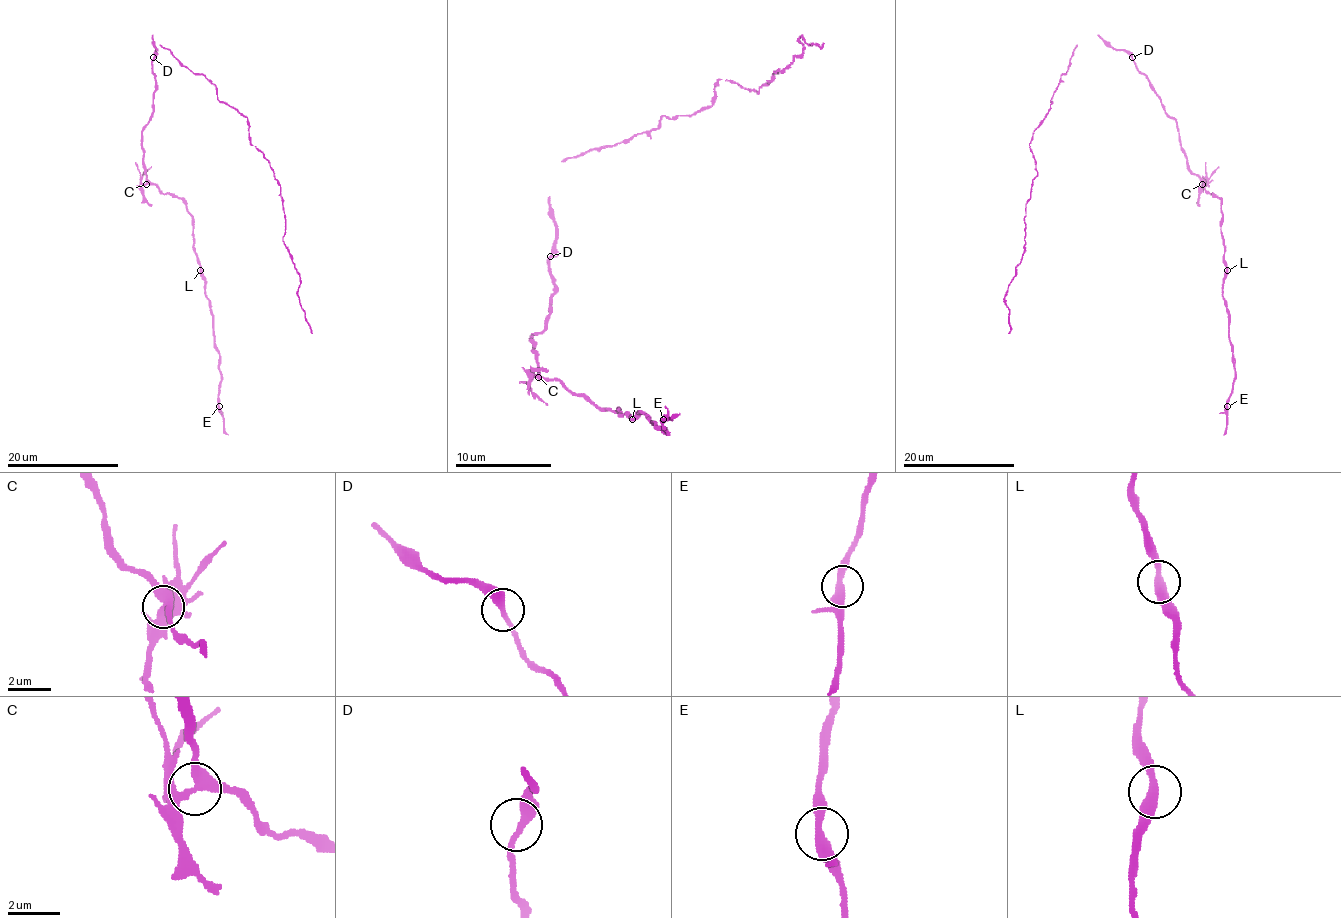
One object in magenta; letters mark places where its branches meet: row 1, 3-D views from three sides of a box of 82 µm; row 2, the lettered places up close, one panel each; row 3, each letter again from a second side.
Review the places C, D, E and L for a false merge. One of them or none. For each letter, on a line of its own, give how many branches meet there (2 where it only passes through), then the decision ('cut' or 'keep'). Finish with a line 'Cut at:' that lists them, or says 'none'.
C: 3 | cut
D: 2 | keep
E: 2 | keep
L: 2 | keep
Cut at: C

